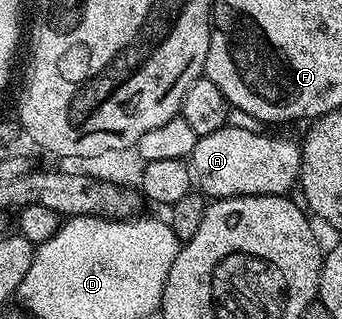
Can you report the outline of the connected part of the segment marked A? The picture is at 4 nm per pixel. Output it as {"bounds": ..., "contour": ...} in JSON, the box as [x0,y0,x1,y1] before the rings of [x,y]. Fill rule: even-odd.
{"bounds":[191,126,301,197],"contour":[[[226,126],[206,136],[198,136],[191,157],[196,187],[206,197],[284,196],[294,191],[301,179],[301,147],[285,136],[264,136],[249,128]]]}

